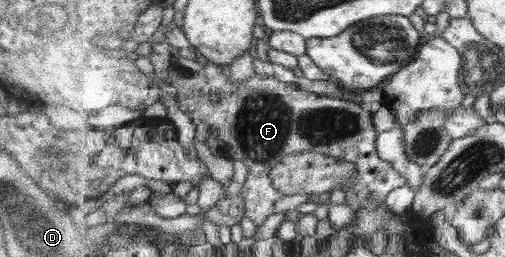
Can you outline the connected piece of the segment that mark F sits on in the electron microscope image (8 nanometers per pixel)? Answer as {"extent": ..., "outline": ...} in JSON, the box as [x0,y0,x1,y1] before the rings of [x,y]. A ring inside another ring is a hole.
{"extent":[148,21,406,225],"outline":[[[172,21],[165,32],[164,41],[155,43],[151,41],[151,46],[152,52],[148,59],[154,66],[155,75],[160,82],[165,82],[177,88],[175,99],[179,103],[180,110],[187,114],[197,127],[202,124],[208,128],[212,127],[216,136],[225,143],[224,155],[230,159],[241,159],[249,167],[249,177],[245,181],[242,191],[246,200],[246,216],[255,225],[261,225],[275,213],[291,211],[310,202],[310,197],[307,195],[301,195],[300,197],[282,195],[273,185],[270,178],[271,170],[274,169],[277,160],[289,154],[316,151],[317,153],[330,155],[335,159],[354,163],[358,171],[354,184],[347,184],[344,190],[347,193],[347,204],[355,209],[361,208],[367,202],[369,196],[385,203],[391,191],[406,185],[406,178],[391,163],[377,155],[377,149],[375,148],[377,131],[375,131],[375,125],[373,125],[373,114],[369,112],[367,106],[361,103],[358,104],[357,101],[346,101],[345,99],[305,91],[305,89],[300,89],[297,84],[284,83],[279,81],[277,77],[265,76],[265,74],[254,73],[247,81],[231,82],[232,67],[211,63],[207,57],[201,55],[199,51],[195,51],[187,34]],[[181,49],[194,50],[196,59],[191,61],[191,59],[183,57]]]}

